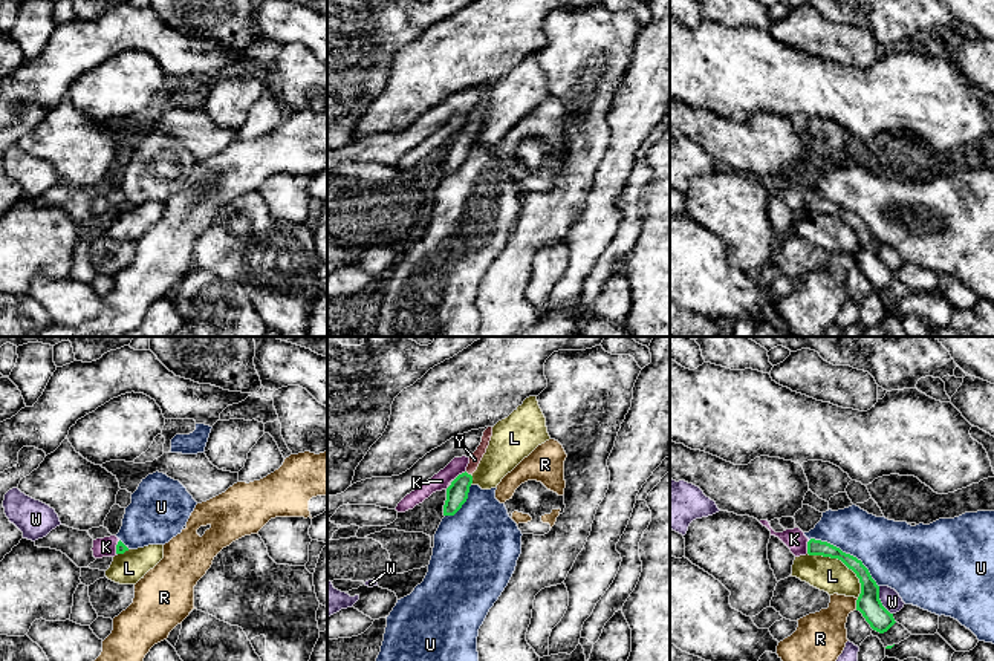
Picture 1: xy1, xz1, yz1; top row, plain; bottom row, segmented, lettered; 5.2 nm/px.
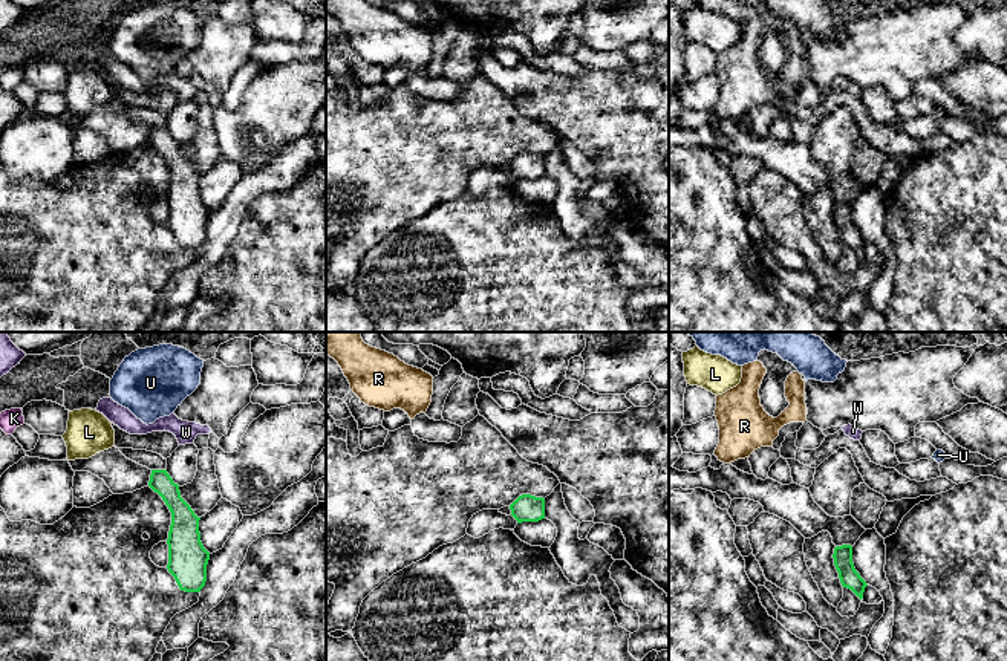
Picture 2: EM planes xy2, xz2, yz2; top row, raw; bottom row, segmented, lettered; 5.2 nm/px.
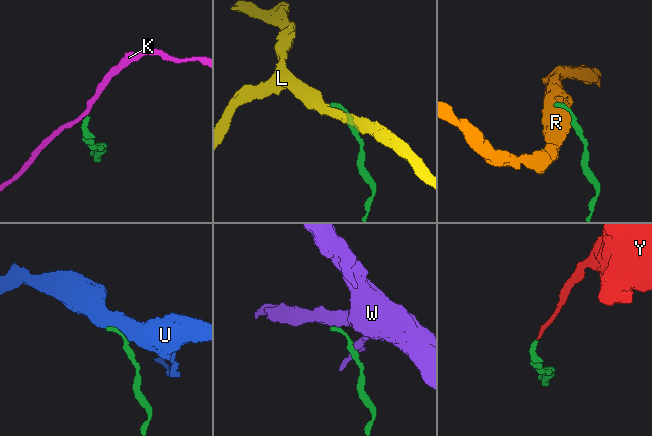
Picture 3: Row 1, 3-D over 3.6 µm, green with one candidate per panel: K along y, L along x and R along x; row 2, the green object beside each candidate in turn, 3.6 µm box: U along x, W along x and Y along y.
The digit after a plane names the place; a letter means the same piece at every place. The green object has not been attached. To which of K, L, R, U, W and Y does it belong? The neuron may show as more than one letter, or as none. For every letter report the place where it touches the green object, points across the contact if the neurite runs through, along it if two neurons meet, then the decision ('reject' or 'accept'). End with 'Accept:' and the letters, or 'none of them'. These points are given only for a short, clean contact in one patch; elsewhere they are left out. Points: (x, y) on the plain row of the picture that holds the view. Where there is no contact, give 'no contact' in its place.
K: meets green in xz1 at (459, 132); border along xz1 (465, 127), (453, 138); reject
L: meets green in yz1 at (843, 219); border along yz1 (808, 210), (840, 216), (858, 236), (860, 253); reject
R: meets green in yz1 at (857, 262); border along yz1 (858, 256), (855, 267); reject
U: meets green in yz1 at (847, 211); border along yz1 (809, 196), (829, 199), (855, 213), (878, 244); reject
W: meets green in yz1 at (880, 257); border along yz1 (878, 244), (878, 256), (892, 271); reject
Y: meets green in xz1 at (467, 130); runs through xz1 (458, 149), (467, 130), (474, 117); accept
Accept: Y

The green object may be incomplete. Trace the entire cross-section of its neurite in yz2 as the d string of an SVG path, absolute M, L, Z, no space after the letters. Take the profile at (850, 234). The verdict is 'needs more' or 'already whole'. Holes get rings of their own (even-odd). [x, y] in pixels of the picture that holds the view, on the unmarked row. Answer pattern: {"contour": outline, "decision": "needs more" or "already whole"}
{"contour": "M851 202L836 204L833 216L842 243L851 246L862 257L865 245L868 242L854 225L852 204Z", "decision": "already whole"}

